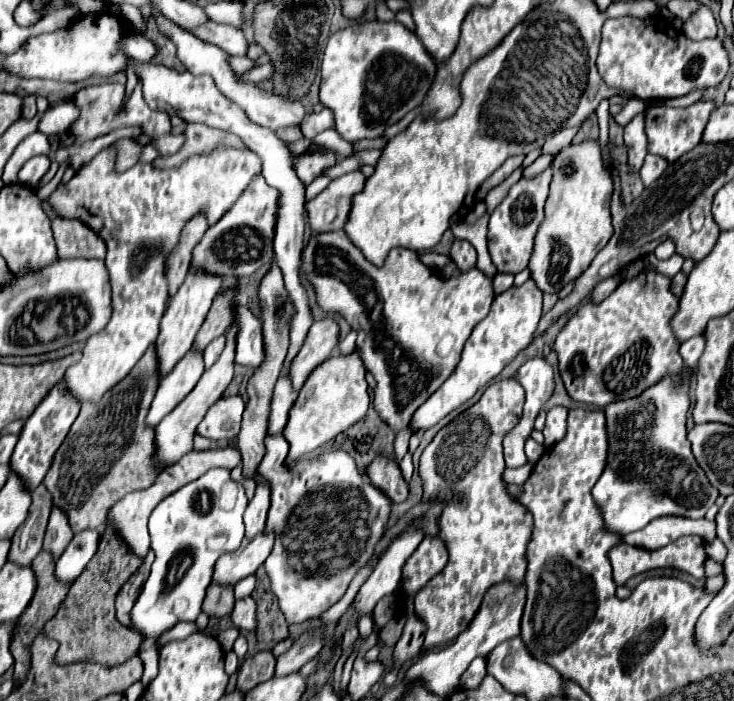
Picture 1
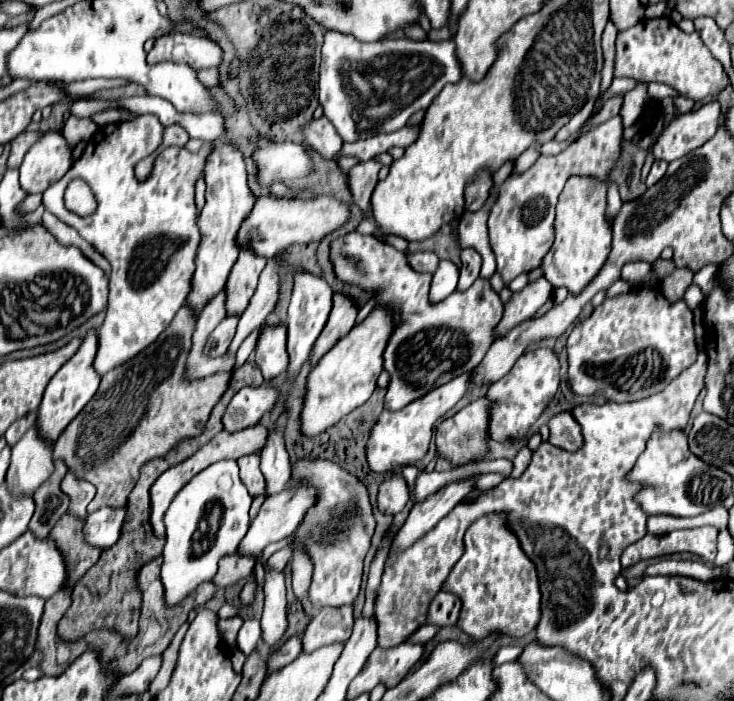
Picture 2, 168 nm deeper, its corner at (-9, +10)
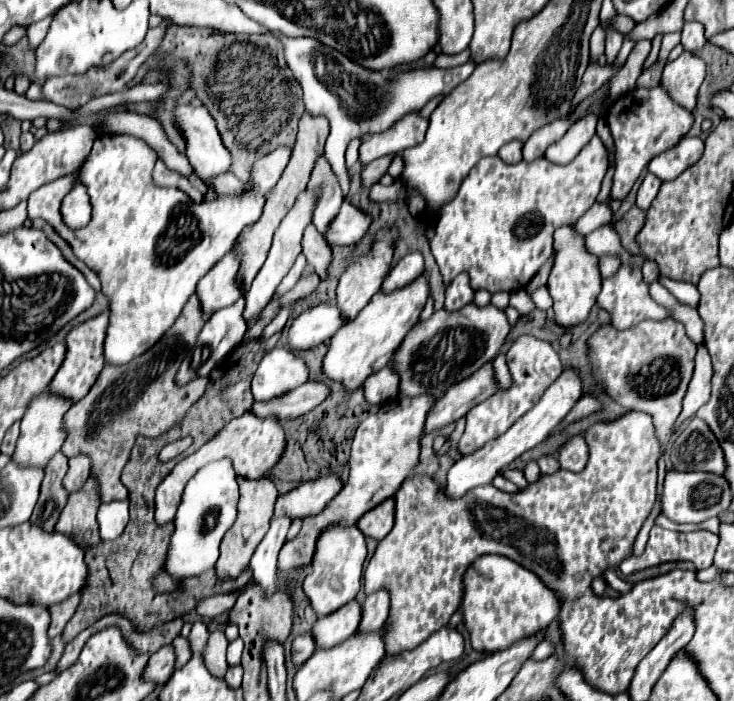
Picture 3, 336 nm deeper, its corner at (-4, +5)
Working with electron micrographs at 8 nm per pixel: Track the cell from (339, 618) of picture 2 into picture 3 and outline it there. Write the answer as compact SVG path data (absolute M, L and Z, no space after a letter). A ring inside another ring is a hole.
M357 600L345 604L337 612L319 618L313 624L313 636L319 648L331 648L357 632L361 622L361 604Z

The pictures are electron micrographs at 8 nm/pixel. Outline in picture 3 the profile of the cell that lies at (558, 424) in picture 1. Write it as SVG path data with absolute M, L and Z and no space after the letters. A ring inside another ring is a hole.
M581 436L571 438L561 450L559 450L559 464L563 470L569 472L581 472L587 464L589 452L587 452L587 444Z

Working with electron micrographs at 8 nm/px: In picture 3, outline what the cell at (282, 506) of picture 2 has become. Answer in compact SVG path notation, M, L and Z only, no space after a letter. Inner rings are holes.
M337 474L303 482L299 488L277 498L275 518L305 518L319 514L339 494L341 488L343 478Z

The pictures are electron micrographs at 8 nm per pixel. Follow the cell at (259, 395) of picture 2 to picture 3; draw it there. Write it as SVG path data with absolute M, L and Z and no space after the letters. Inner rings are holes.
M307 382L305 386L299 386L297 390L291 390L281 398L275 398L273 402L255 402L253 412L259 418L271 418L271 416L275 416L277 420L297 418L317 408L325 398L329 398L329 394L331 388L327 384Z

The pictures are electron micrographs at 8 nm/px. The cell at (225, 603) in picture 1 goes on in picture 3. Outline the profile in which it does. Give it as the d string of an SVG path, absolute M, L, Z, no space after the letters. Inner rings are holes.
M239 478L239 486L241 486L241 500L239 500L237 520L229 528L229 534L225 534L221 542L221 556L215 564L219 578L237 578L237 574L241 574L249 566L253 550L269 530L269 520L273 516L273 508L277 500L277 488L269 478L259 478L259 480Z

